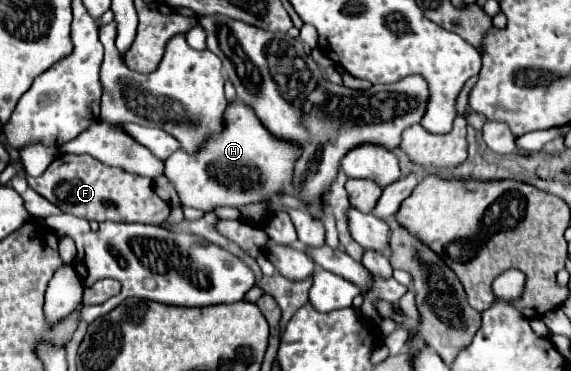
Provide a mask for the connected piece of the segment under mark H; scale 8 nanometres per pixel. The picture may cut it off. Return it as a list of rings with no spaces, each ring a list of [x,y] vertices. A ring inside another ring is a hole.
[[[234,100],[224,112],[224,130],[208,136],[206,144],[202,144],[196,154],[188,154],[184,148],[178,148],[166,160],[166,178],[174,184],[182,204],[186,206],[194,206],[204,212],[210,212],[216,206],[242,208],[272,200],[286,190],[286,186],[292,186],[298,154],[302,154],[298,144],[270,134],[248,104]]]

